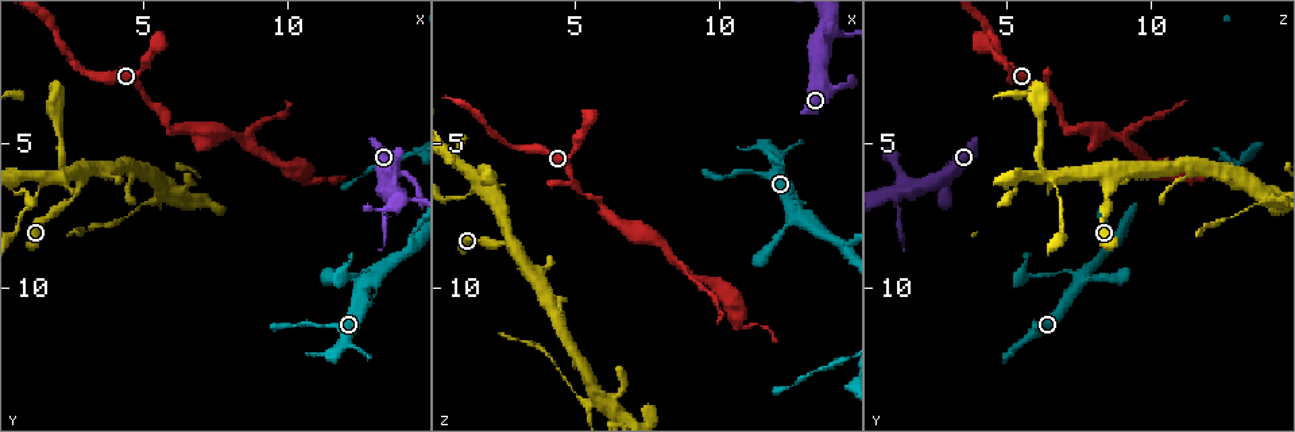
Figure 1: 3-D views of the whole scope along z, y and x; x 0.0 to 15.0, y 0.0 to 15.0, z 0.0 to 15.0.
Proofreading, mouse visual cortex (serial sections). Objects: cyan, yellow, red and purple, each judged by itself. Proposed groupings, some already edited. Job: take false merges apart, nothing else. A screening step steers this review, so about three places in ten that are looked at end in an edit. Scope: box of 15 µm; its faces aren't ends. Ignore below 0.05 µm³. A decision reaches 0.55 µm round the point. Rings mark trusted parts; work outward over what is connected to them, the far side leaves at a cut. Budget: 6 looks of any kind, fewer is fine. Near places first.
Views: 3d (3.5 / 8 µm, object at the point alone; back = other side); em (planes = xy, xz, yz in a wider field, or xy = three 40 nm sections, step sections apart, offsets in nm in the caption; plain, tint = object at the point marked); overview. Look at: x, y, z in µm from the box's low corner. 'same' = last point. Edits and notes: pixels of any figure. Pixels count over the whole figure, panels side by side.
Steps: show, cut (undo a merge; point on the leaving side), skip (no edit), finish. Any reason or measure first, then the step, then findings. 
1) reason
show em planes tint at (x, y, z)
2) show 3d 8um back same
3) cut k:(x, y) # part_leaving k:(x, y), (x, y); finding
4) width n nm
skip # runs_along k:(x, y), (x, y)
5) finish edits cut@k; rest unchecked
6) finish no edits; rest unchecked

four-way junction
show 3d 3.5um at (12.6, 9.7, 7.5)

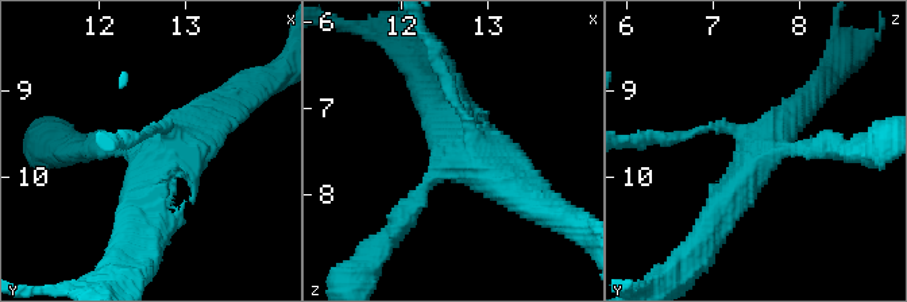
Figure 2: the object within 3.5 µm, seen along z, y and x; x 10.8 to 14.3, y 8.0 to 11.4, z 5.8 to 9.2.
need the tissue
show em xy step 1 tint at (12.70, 9.80, 7.50)

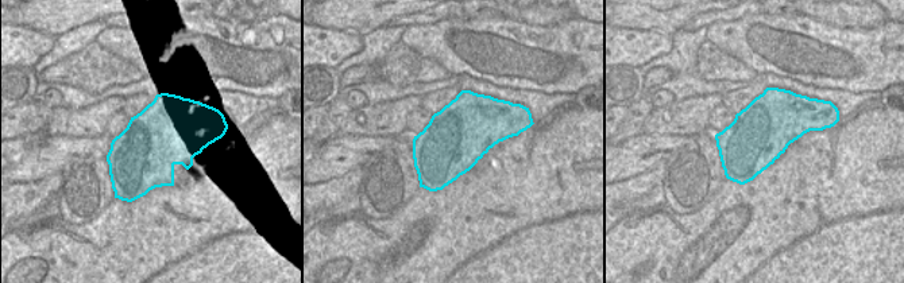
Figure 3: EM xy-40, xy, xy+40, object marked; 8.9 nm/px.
another direction
show em xy step 2 tint same

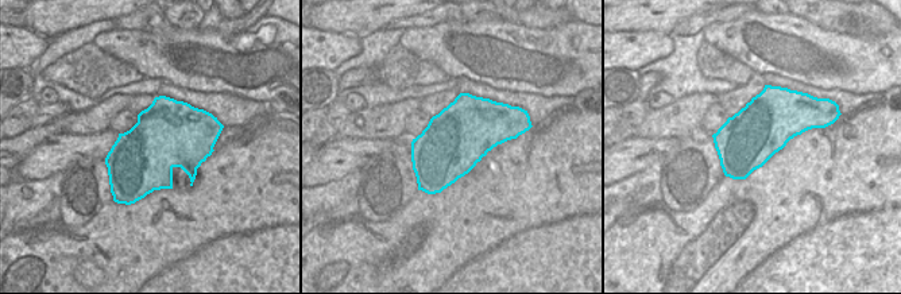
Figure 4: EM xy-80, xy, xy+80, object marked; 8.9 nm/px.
skip # runs_along 2:(710, 231), (759, 153), (803, 107); one cell here

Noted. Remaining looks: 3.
four-way junction
show 3d 8um at (2.2, 6.0, 6.4)

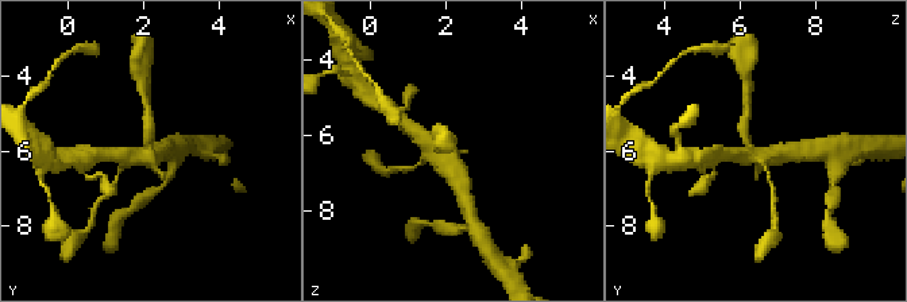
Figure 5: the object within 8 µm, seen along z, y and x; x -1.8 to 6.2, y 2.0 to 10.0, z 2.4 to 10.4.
shape alone is not enough
show em xy step 3 tint at (2.2, 6.1, 6.3)

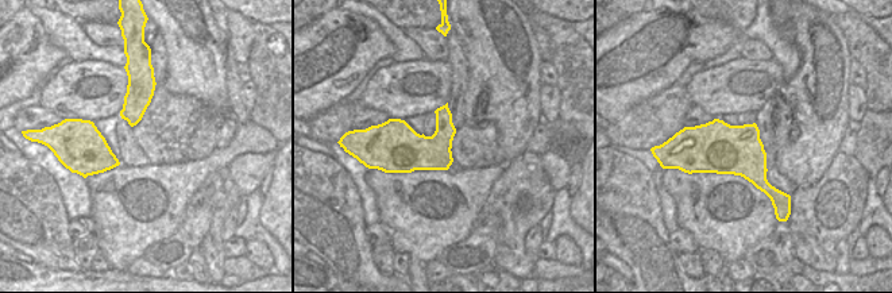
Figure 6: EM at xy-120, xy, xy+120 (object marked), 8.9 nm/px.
skip # runs_along 5:(463, 190), (451, 161), (416, 130); one cell here

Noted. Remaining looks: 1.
finish no edits; rest unchecked

